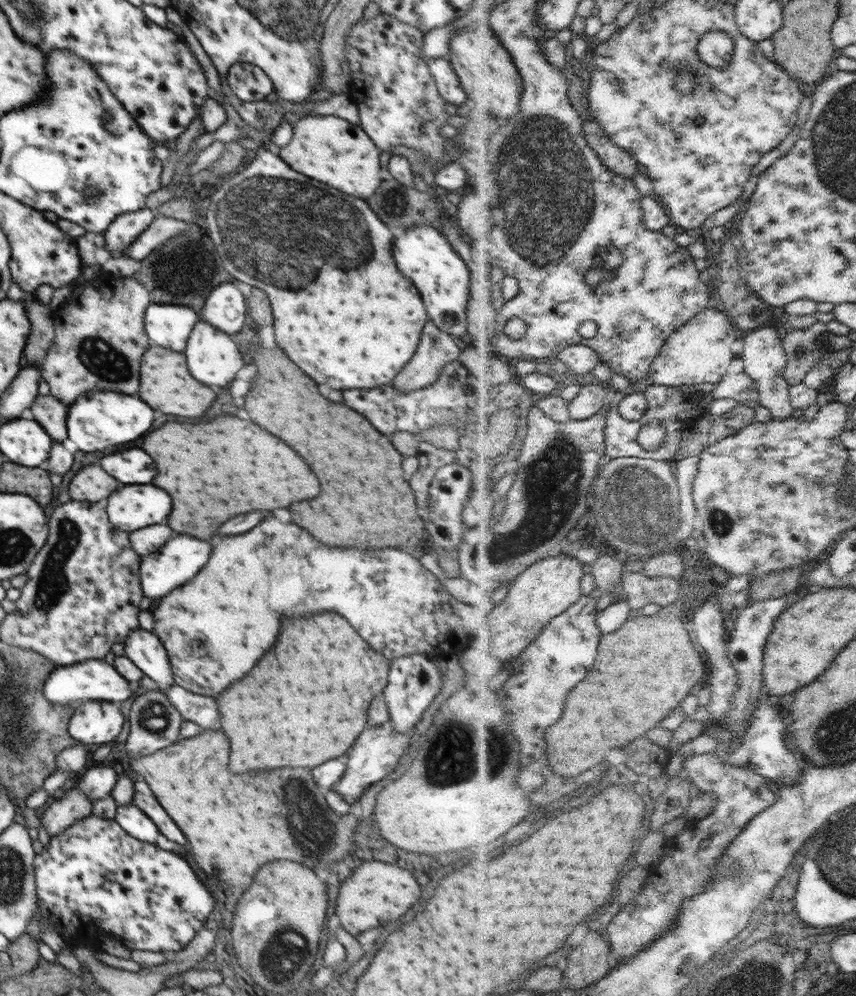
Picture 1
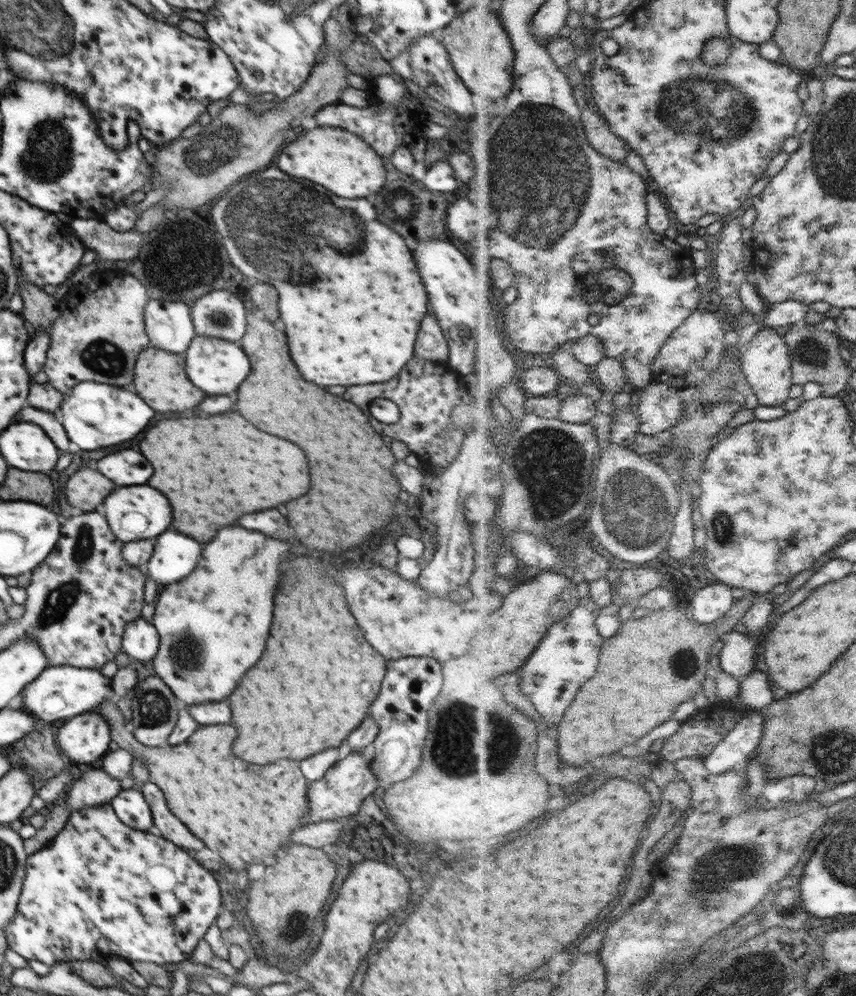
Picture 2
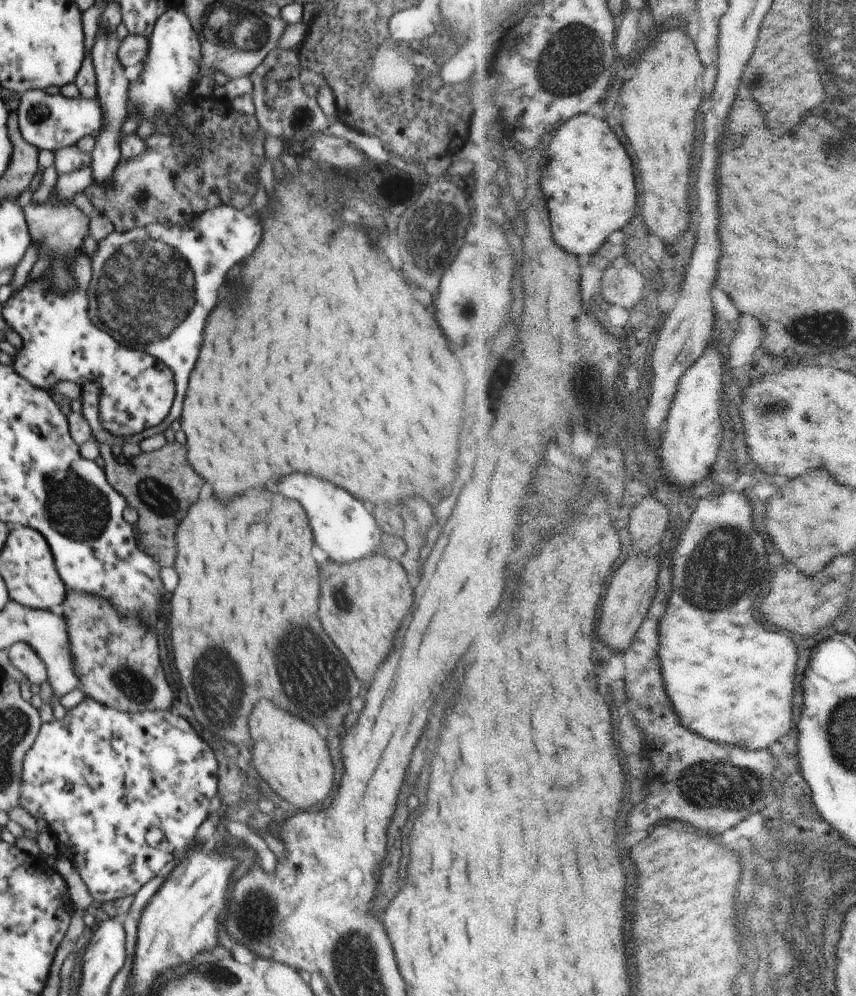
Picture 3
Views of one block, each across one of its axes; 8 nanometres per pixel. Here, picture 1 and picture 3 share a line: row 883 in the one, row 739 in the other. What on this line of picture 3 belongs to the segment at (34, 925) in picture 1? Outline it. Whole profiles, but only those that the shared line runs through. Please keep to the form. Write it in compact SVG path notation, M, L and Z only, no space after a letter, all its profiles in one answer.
M85 697L76 707L67 710L64 718L42 723L32 748L25 753L23 760L19 805L38 822L51 828L58 840L60 853L76 866L94 902L102 904L106 900L118 900L118 898L136 894L146 882L164 872L164 866L168 862L182 856L193 844L200 824L209 816L210 802L214 796L217 796L216 770L218 770L218 762L214 756L214 750L192 730L192 726L184 718L174 716L170 709L129 713L117 711Z

